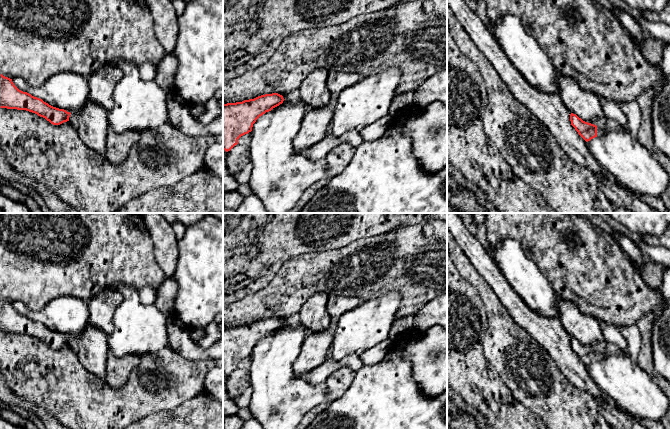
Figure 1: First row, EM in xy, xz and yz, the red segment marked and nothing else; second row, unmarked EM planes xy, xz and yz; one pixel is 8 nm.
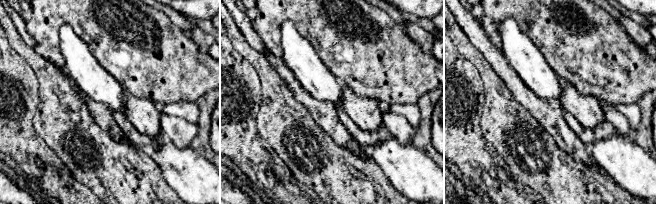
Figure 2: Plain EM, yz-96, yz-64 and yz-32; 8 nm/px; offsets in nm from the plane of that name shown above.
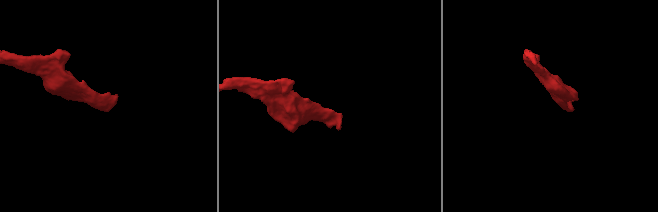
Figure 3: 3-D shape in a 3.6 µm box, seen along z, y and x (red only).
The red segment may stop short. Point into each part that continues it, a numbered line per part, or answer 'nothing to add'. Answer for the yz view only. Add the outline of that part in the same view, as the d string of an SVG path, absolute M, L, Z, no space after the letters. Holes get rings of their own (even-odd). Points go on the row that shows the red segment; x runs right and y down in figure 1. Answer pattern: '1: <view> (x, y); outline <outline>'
1: yz (608, 125); outline M604 119L601 125L597 126L597 136L603 136L609 132L619 129L619 124L612 119Z

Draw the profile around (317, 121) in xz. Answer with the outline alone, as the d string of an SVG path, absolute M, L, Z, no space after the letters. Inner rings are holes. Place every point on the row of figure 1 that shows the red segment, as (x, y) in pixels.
M336 99L321 108L309 108L301 121L300 130L293 141L295 155L305 154L314 144L319 143L326 136L332 122Z

